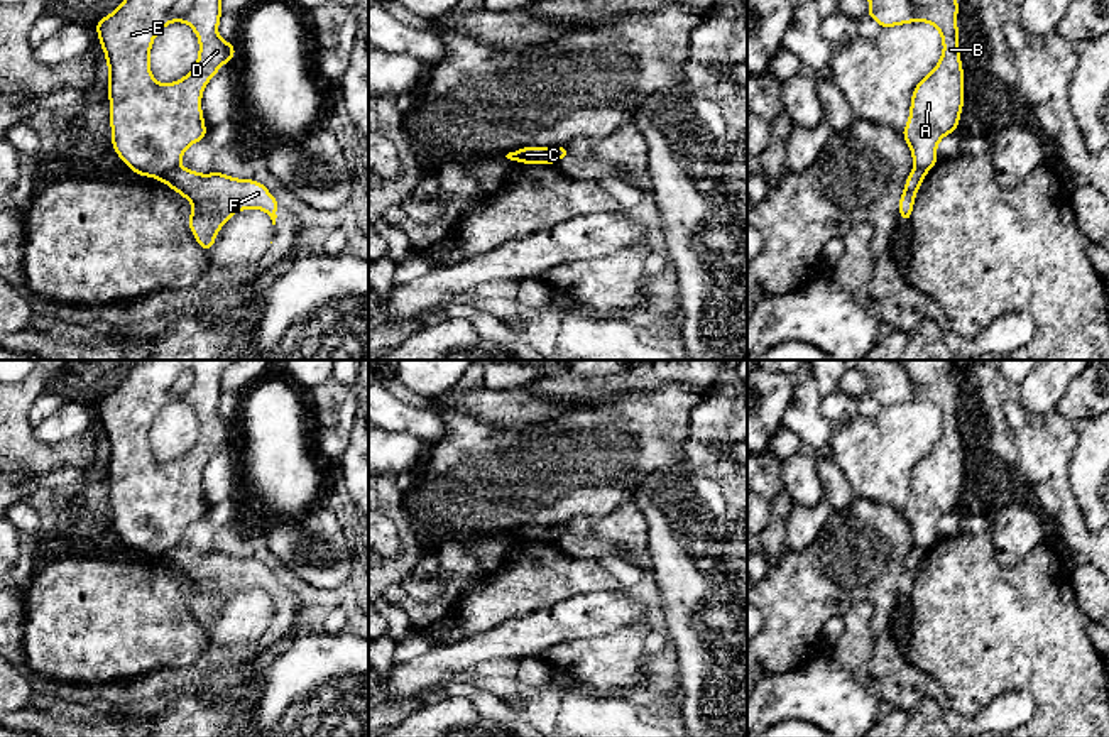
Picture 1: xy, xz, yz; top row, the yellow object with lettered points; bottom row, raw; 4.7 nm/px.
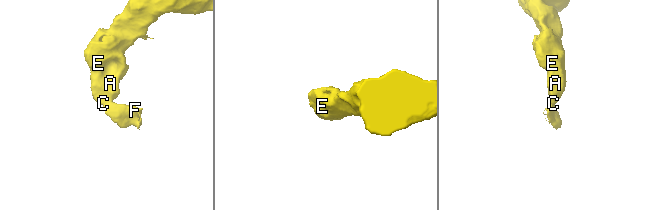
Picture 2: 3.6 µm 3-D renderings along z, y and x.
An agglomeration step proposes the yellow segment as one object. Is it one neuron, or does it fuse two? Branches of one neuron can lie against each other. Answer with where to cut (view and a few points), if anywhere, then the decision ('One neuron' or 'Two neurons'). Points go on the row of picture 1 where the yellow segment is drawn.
Split along xy (178, 164), (158, 178). Two neurons

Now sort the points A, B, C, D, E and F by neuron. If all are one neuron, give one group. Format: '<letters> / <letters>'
A B C D E / F

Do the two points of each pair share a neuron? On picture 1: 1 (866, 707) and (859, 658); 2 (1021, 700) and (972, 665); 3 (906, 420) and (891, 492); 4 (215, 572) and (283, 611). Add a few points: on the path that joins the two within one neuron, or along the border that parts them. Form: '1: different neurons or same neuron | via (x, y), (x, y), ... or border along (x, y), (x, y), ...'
1: different neurons | border along (834, 660), (886, 707)
2: different neurons | border along (1037, 702), (1025, 690), (1006, 690), (976, 712)
3: same neuron | via (896, 438), (891, 443), (891, 474)
4: same neuron | via (235, 573), (256, 573), (274, 590)

